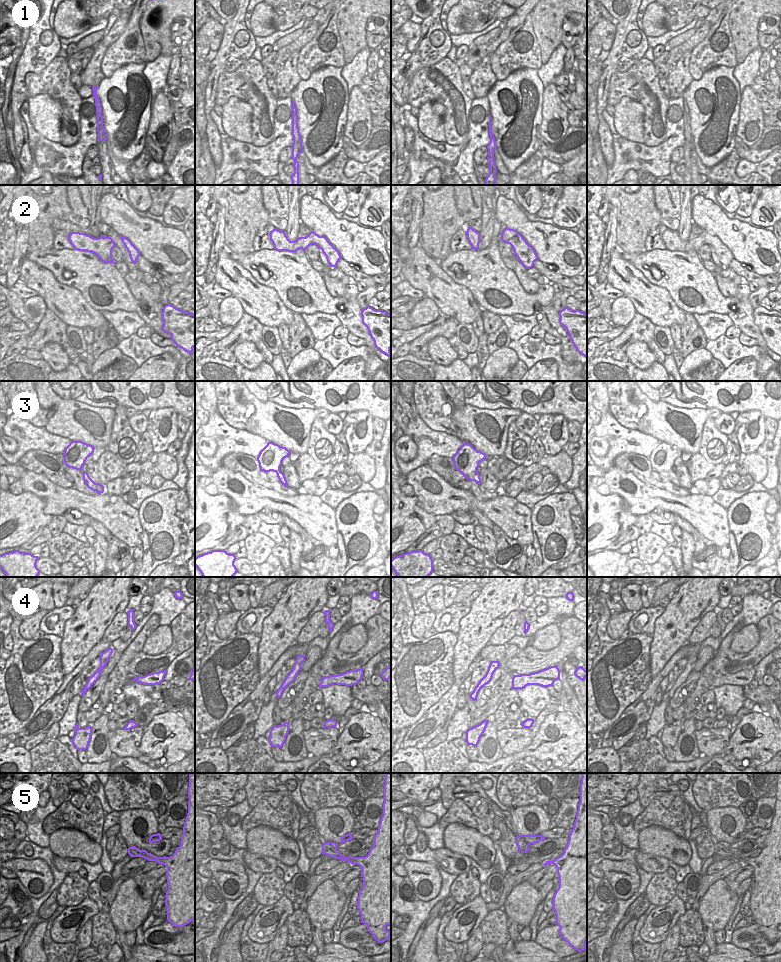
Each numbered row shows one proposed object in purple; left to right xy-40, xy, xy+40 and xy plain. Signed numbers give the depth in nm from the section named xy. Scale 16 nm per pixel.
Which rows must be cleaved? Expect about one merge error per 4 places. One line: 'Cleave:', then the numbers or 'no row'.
Cleave: no row

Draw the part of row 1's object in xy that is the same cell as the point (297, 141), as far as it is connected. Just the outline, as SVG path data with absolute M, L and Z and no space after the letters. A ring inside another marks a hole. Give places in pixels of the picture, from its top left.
M292 100L292 159L294 161L294 173L291 176L292 185L299 185L299 162L298 155L303 153L302 139L298 128L298 115L295 102Z

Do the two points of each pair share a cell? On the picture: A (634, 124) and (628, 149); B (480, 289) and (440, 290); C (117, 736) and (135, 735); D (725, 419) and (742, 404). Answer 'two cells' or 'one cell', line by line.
A: two cells
B: two cells
C: one cell
D: two cells

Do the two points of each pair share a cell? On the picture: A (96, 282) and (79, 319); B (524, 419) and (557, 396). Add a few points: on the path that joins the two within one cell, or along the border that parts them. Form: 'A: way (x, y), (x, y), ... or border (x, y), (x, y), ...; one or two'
A: border (69, 286), (75, 287), (85, 301), (100, 312); two
B: border (522, 411), (532, 415); two

